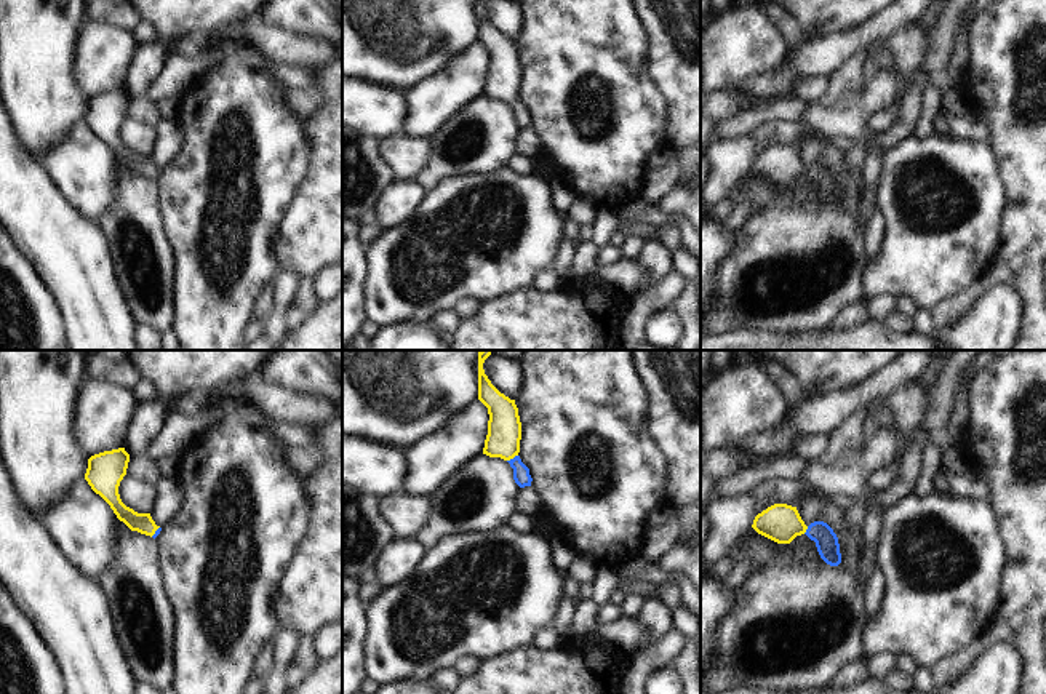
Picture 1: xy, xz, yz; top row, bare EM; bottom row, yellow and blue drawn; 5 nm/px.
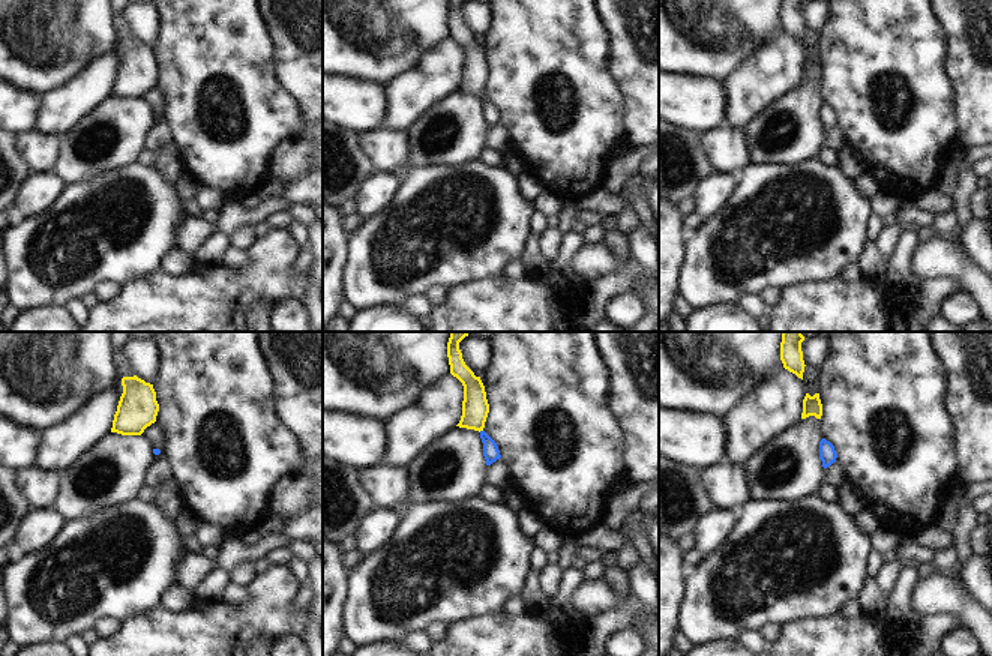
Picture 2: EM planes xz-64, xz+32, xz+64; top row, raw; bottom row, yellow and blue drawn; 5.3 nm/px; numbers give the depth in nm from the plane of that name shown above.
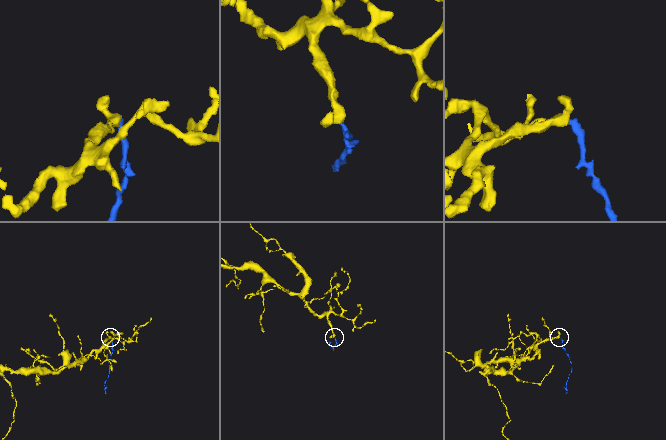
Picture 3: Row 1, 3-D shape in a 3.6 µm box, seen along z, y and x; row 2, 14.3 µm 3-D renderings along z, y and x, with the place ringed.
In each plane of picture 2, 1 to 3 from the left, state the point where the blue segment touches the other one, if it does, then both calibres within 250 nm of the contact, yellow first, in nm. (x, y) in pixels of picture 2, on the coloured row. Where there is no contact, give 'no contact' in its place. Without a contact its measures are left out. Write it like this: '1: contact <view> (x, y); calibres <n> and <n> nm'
1: no contact
2: contact xz+32 (480, 430); calibres 140 and 90 nm
3: no contact

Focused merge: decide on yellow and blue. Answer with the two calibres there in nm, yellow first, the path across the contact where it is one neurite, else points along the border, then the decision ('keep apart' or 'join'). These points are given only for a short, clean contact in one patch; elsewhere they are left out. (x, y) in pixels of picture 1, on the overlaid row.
180/90 nm | across xz (504, 429), (504, 443), (512, 458), (522, 477) | join

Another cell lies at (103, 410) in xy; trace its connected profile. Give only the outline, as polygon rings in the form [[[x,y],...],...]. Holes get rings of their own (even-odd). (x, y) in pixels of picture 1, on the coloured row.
[[[83,379],[72,425],[75,440],[88,459],[123,448],[126,429],[138,405],[133,390],[112,382]]]

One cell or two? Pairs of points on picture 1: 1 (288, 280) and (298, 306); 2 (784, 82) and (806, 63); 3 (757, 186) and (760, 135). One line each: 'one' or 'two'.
1: two
2: one
3: two

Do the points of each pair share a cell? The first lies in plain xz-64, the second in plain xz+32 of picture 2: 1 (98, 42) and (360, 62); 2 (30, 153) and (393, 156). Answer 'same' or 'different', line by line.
1: same
2: same

